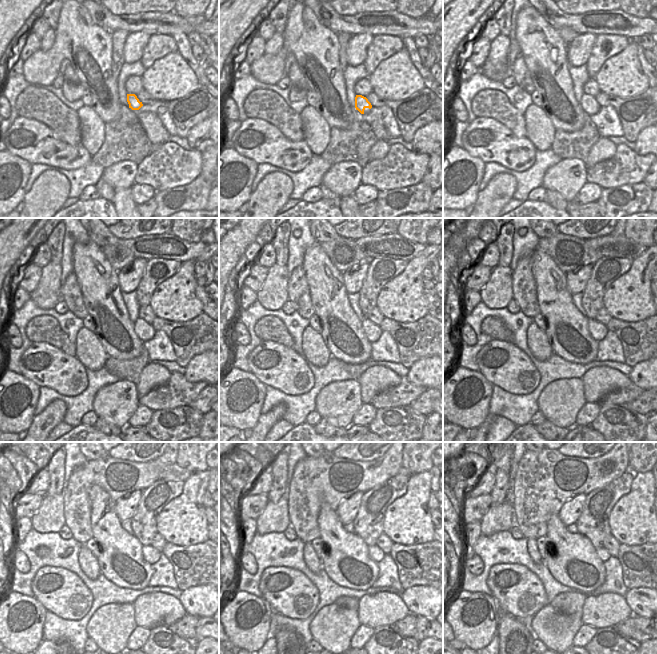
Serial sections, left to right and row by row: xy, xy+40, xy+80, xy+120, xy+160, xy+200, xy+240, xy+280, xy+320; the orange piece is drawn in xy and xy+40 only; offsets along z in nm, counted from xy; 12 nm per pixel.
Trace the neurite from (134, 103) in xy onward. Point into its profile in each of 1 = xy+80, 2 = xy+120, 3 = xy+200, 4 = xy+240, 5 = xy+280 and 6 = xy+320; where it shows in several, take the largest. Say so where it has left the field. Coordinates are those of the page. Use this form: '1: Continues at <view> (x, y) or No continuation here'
1: Continues at xy+80 (587, 101)
2: Continues at xy+120 (140, 325)
3: Continues at xy+200 (598, 329)
4: Continues at xy+240 (150, 553)
5: Continues at xy+280 (375, 553)
6: Continues at xy+320 (602, 553).

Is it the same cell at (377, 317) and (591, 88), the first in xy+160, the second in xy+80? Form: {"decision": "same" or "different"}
{"decision": "same"}

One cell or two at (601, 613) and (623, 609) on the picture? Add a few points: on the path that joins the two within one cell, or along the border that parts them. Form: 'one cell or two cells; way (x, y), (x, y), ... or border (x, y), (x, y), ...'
one cell; way (606, 610), (618, 609)

